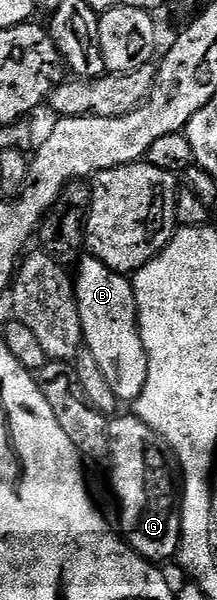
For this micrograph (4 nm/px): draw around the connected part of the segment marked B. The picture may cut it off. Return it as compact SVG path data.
M93 257L83 258L77 264L73 281L85 350L96 357L96 365L100 365L119 404L133 404L140 393L144 393L144 385L148 381L148 357L138 332L134 284L127 276L108 269L104 261Z

